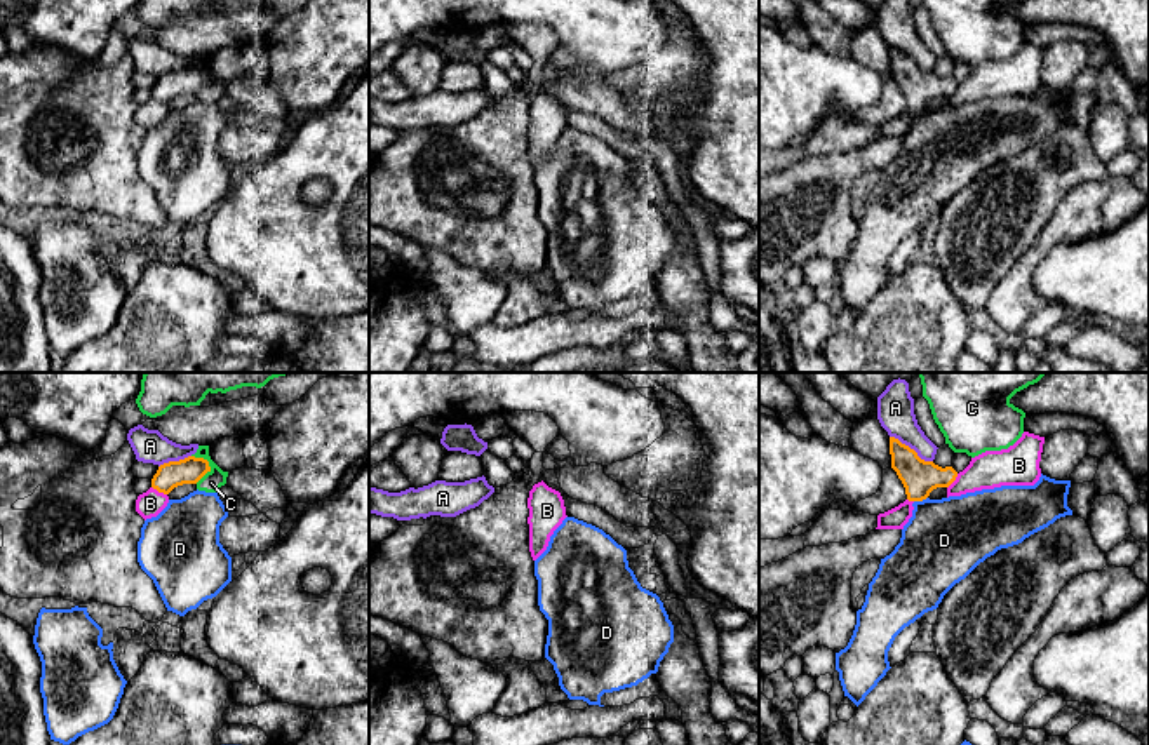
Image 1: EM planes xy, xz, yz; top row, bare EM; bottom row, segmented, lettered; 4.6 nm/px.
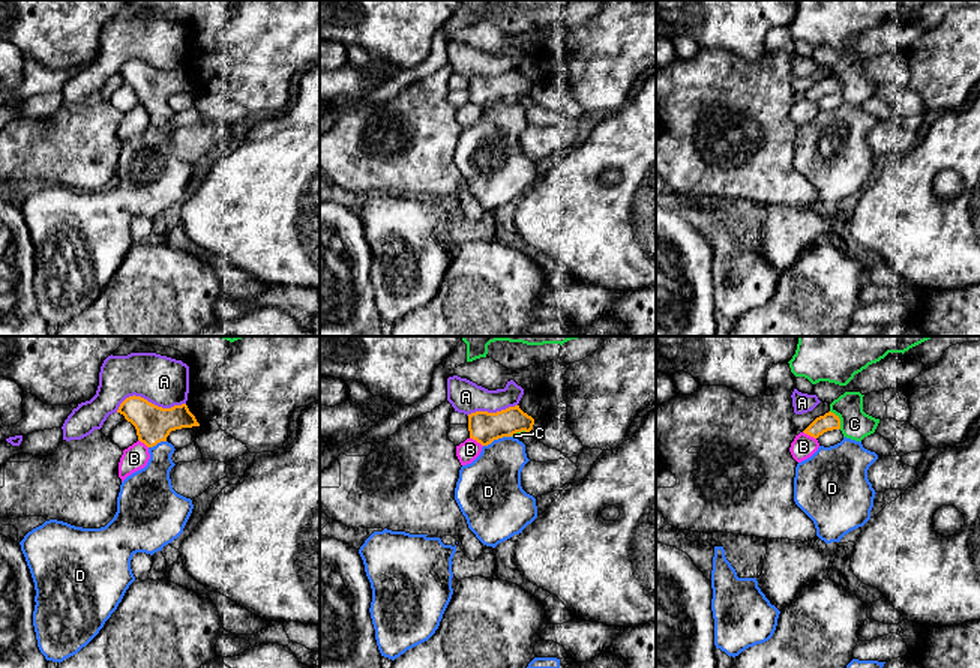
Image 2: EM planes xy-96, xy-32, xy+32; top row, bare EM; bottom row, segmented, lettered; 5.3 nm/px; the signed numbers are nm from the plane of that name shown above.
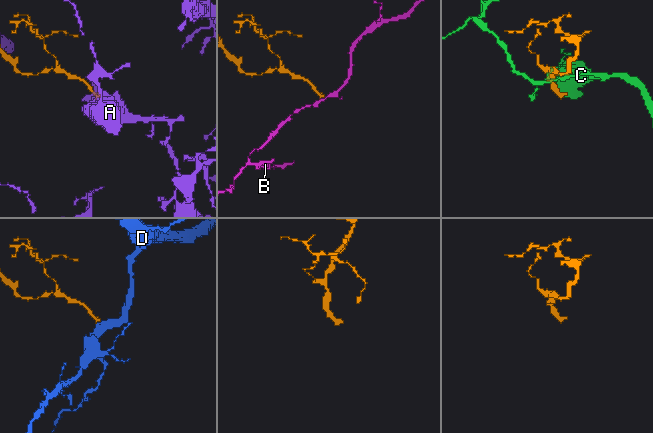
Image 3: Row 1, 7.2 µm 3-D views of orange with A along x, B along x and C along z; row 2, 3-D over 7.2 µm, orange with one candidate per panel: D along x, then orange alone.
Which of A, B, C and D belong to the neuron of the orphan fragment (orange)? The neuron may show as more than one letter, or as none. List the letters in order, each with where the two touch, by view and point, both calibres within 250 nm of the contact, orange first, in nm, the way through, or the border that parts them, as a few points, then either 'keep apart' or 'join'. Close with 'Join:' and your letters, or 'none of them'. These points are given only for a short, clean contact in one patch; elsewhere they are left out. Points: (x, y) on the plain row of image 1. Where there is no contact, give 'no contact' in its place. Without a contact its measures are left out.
A: meets orange in yz at (909, 58); 170 nm thick on the orange side, 180 nm on the other; keep apart
B: meets orange in xy at (159, 101); 120 nm thick on the orange side, 120 nm on the other; border along xy (152, 96), (166, 105); keep apart
C: meets orange in xy at (208, 75); 120 nm thick on the orange side, 90 nm on the other; keep apart
D: meets orange in yz at (920, 110); 170 nm thick on the orange side, 380 nm on the other; runs through yz (920, 87), (920, 110), (944, 150); join
Join: D

